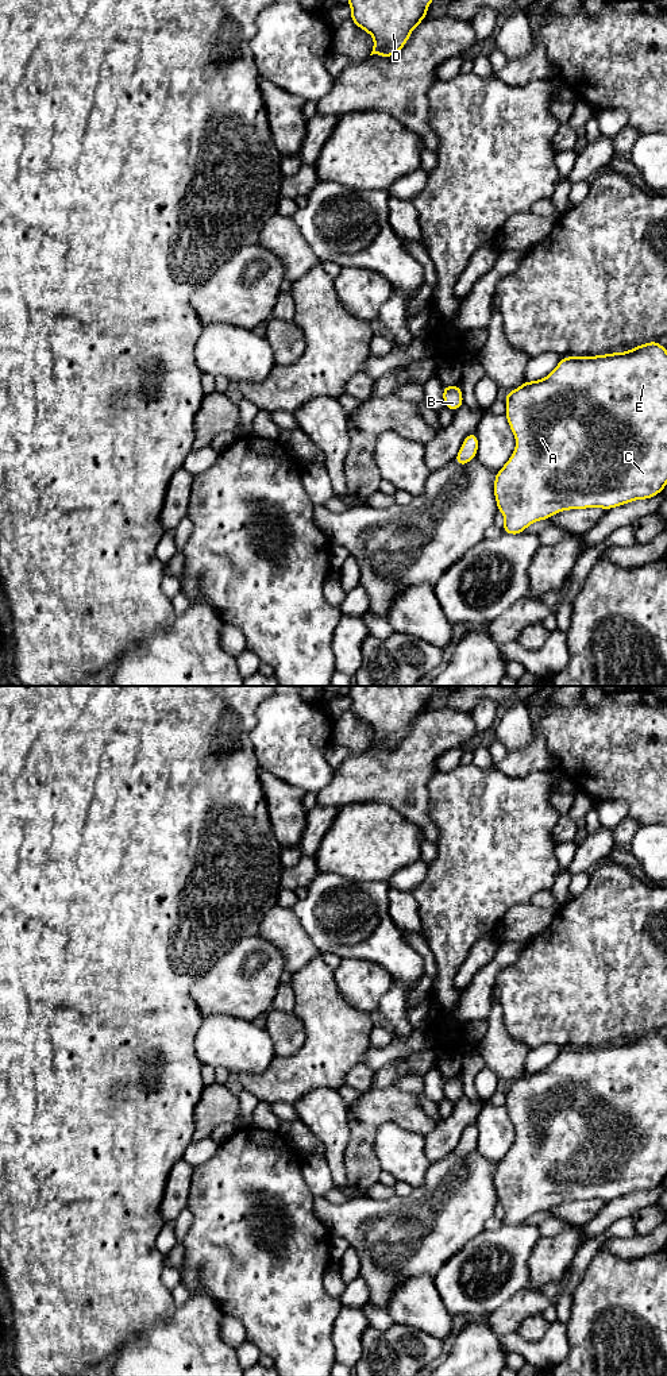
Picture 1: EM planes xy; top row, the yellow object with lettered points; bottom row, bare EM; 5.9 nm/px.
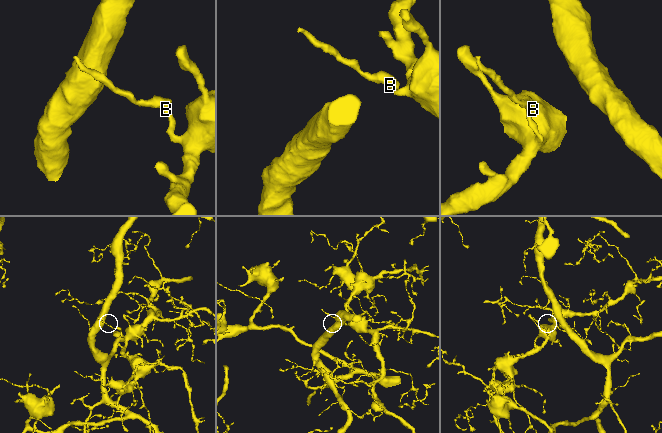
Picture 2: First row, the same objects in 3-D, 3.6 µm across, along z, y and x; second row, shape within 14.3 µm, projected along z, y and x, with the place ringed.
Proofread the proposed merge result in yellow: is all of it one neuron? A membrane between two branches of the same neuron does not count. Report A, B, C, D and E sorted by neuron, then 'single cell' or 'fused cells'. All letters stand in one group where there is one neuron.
groups A C D E / B; fused cells

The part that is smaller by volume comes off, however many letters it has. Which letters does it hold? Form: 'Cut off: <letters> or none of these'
Cut off: B

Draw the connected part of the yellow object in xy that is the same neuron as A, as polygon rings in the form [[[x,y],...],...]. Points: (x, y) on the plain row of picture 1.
[[[656,1032],[636,1037],[624,1044],[609,1044],[594,1048],[564,1048],[556,1059],[539,1072],[527,1072],[505,1086],[505,1109],[516,1130],[516,1140],[508,1153],[494,1168],[494,1190],[505,1215],[502,1222],[520,1226],[536,1213],[571,1200],[602,1199],[609,1202],[636,1191],[648,1191],[662,1184],[667,1176],[667,1041]]]

